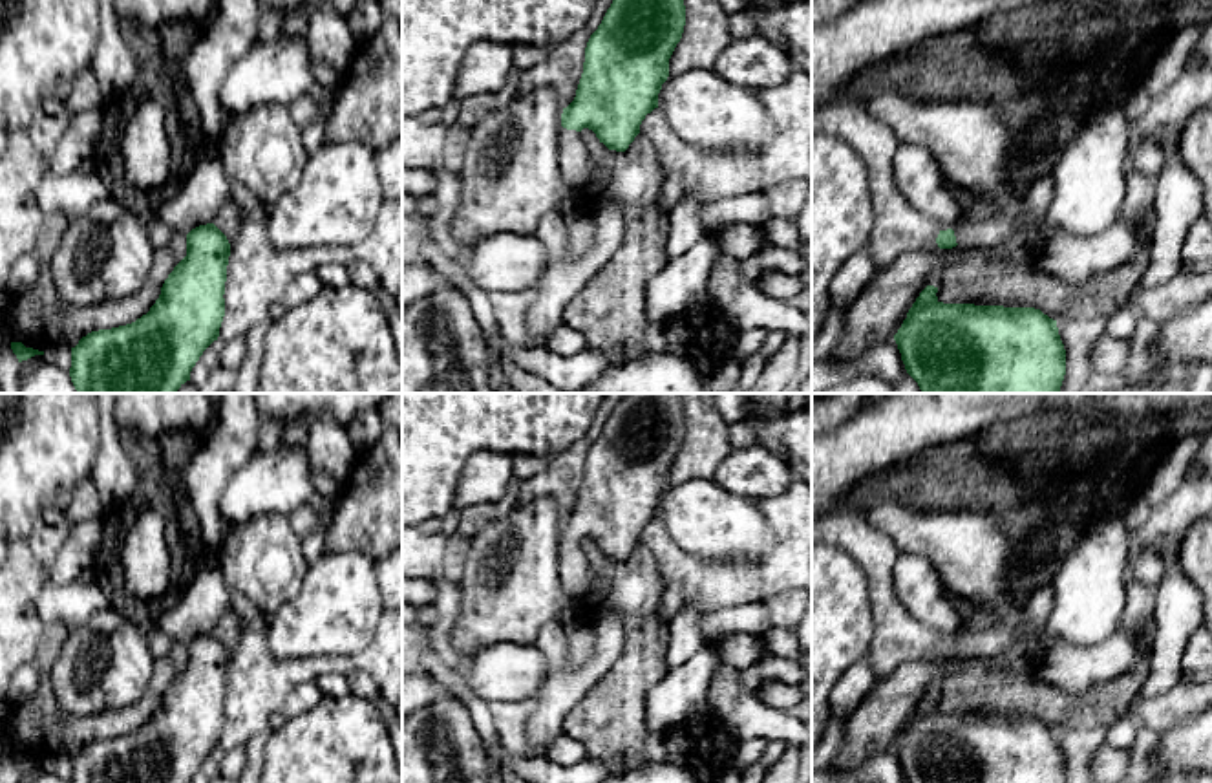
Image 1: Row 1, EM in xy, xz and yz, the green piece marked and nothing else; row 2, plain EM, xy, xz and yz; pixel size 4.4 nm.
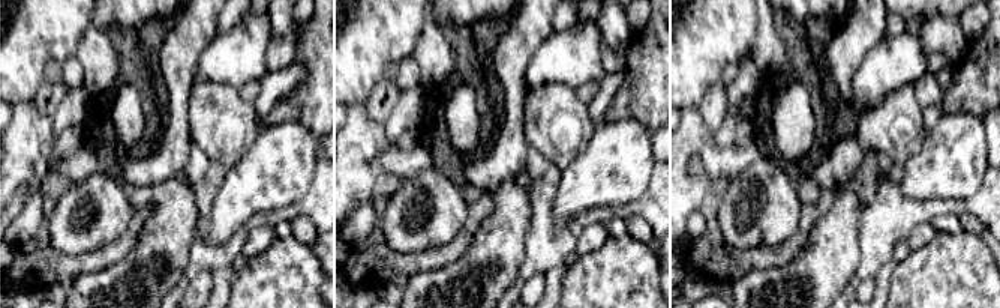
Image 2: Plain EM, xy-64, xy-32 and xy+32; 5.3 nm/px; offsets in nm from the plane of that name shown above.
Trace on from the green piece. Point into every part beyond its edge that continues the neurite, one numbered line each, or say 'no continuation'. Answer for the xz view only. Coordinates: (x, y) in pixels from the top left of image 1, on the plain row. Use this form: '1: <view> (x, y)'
1: xz (576, 575)

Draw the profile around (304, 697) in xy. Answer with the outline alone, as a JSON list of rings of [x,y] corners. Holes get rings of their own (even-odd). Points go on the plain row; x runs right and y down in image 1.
[[[298,684],[285,699],[283,715],[294,717],[309,712],[318,703],[318,693],[313,684]]]

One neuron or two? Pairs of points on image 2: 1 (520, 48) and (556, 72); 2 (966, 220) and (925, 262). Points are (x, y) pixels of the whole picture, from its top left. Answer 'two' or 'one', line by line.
1: two
2: two

